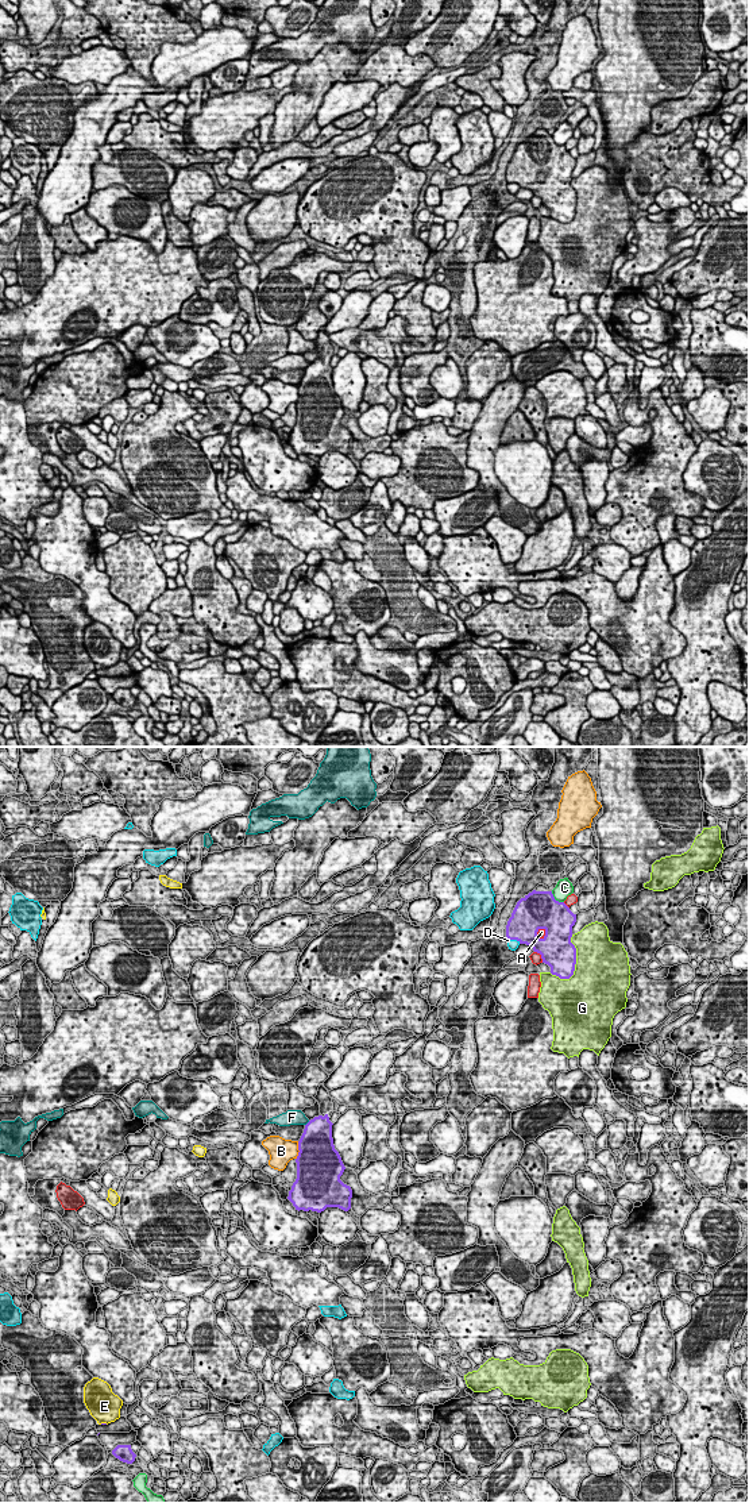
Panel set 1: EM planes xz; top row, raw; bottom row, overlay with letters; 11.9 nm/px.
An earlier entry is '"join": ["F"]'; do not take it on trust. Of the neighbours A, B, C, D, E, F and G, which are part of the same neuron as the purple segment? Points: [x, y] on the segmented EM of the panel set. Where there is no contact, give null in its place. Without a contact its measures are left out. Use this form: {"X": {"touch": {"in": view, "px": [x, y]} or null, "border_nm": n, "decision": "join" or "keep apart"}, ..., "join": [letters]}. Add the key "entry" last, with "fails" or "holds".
{"A": {"touch": {"in": "xz", "px": [541, 956]}, "border_nm": 180, "decision": "keep apart"}, "B": {"touch": {"in": "xz", "px": [298, 1149]}, "border_nm": 220, "decision": "keep apart"}, "C": {"touch": {"in": "xz", "px": [555, 900]}, "border_nm": 200, "decision": "keep apart"}, "D": {"touch": {"in": "xz", "px": [514, 939]}, "border_nm": 150, "decision": "keep apart"}, "E": {"touch": {"in": "xz", "px": [104, 1424]}, "border_nm": 100, "decision": "keep apart"}, "F": {"touch": {"in": "xz", "px": [307, 1124]}, "border_nm": 80, "decision": "keep apart"}, "G": {"touch": {"in": "xz", "px": [575, 960]}, "border_nm": 550, "decision": "keep apart"}, "join": [], "entry": "fails"}

